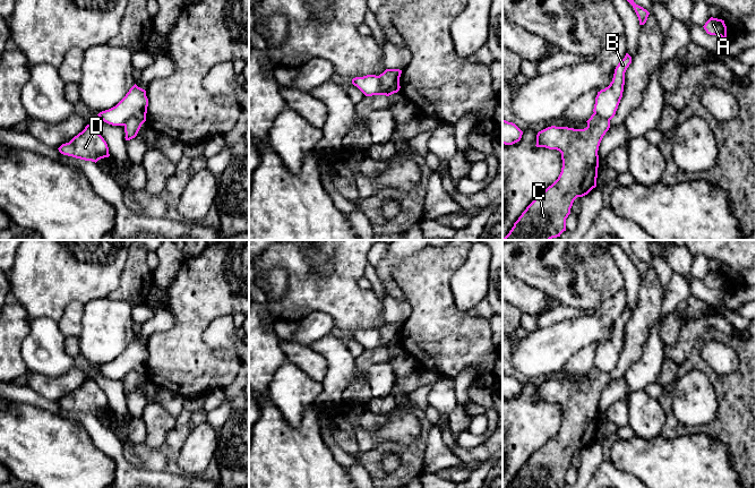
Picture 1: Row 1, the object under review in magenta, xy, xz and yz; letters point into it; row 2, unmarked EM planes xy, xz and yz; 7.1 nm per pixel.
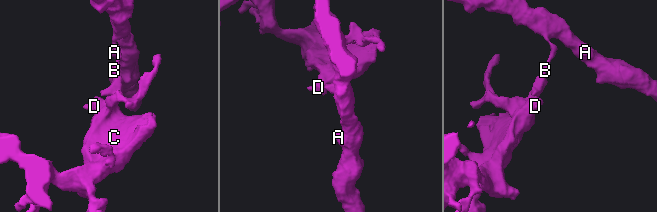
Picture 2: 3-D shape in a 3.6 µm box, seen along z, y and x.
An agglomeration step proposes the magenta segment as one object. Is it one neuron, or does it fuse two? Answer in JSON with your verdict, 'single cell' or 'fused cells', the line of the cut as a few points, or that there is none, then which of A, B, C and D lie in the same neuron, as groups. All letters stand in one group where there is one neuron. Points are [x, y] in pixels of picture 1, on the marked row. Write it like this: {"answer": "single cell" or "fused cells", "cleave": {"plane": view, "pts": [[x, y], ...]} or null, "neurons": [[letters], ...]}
{"answer": "fused cells", "cleave": {"plane": "xz", "pts": [[378, 76], [384, 88], [398, 84]]}, "neurons": [["A", "B"], ["C", "D"]]}

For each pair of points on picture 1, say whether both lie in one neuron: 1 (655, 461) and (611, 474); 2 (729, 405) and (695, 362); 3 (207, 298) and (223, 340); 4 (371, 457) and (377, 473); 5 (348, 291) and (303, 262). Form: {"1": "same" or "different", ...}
{"1": "different", "2": "same", "3": "different", "4": "same", "5": "same"}

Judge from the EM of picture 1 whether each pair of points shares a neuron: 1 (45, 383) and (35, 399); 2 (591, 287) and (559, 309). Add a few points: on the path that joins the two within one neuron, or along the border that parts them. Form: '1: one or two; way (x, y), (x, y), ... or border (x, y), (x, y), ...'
1: two; border (26, 385), (41, 395), (57, 402)
2: two; border (557, 302), (578, 309), (590, 309)

